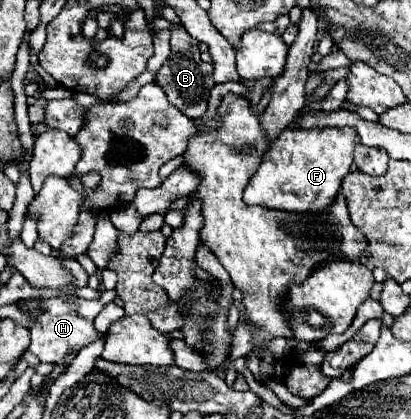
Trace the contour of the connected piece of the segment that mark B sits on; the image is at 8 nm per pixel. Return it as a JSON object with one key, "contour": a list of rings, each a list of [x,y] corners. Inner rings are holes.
{"contour":[[[172,23],[170,33],[172,33],[172,39],[170,39],[172,53],[166,59],[166,63],[160,67],[160,71],[154,75],[154,83],[166,91],[168,101],[174,107],[184,111],[184,115],[188,115],[190,119],[198,119],[206,113],[210,89],[214,87],[214,79],[212,79],[214,67],[200,59],[198,41],[192,39],[192,35],[188,35],[188,31],[184,29],[182,23]]]}

